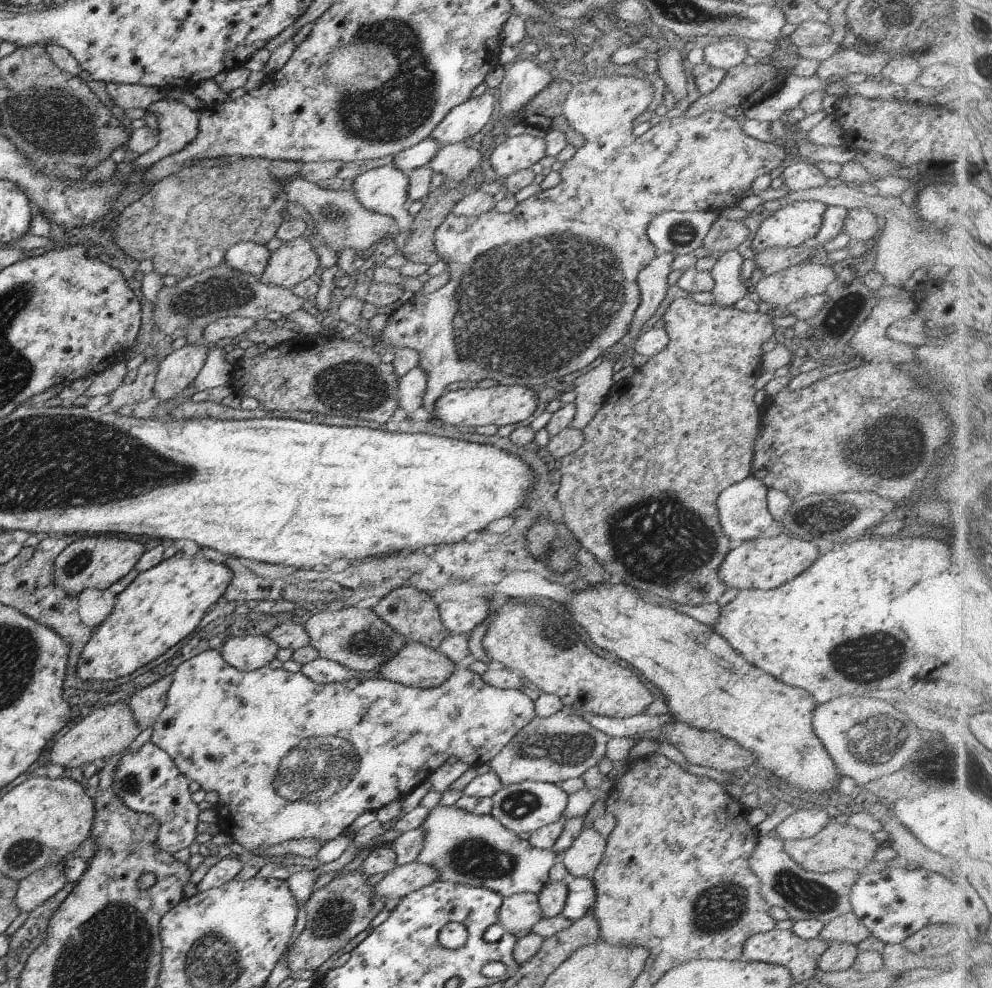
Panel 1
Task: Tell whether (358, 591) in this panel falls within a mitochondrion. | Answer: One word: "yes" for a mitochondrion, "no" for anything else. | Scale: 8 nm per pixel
no

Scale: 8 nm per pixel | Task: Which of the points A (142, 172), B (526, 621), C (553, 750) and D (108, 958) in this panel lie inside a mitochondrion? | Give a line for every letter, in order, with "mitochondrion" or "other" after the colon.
A: other
B: mitochondrion
C: mitochondrion
D: mitochondrion

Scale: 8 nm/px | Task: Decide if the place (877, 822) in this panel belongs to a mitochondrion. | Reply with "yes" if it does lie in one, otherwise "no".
no

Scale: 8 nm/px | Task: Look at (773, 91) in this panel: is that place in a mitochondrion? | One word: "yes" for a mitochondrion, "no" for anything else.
no

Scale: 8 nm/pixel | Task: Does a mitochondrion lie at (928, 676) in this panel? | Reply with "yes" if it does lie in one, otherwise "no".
no

